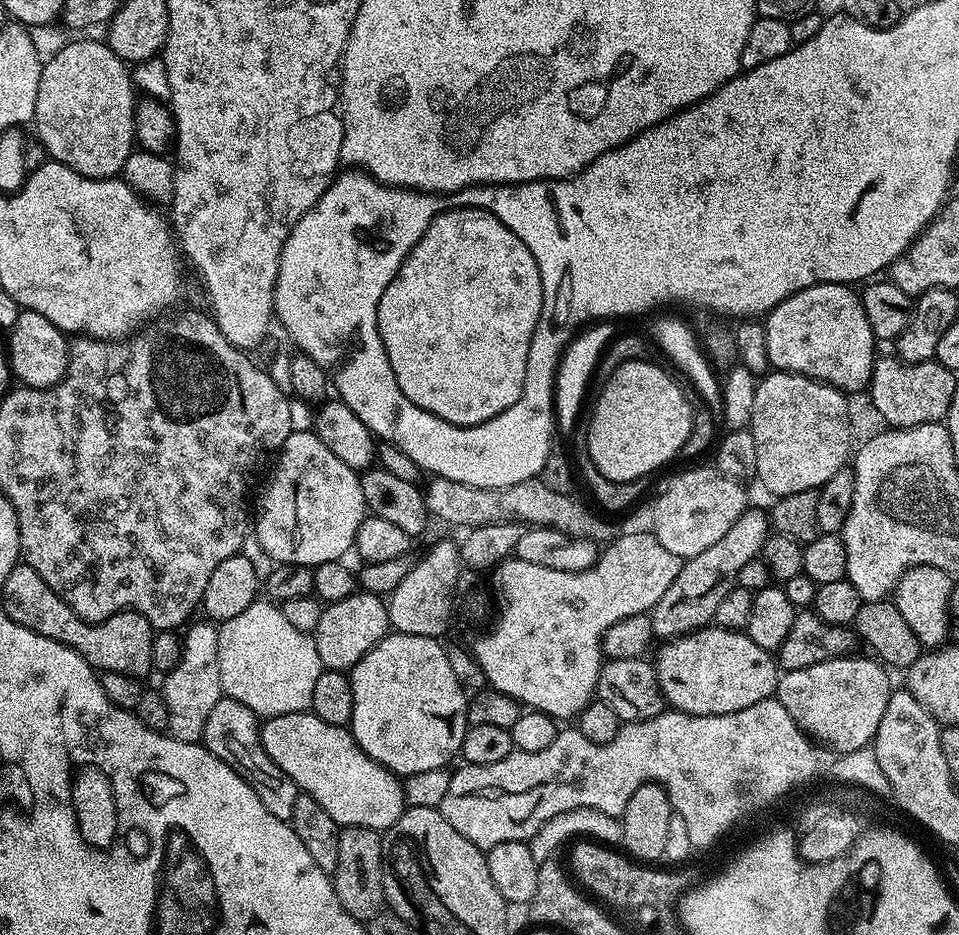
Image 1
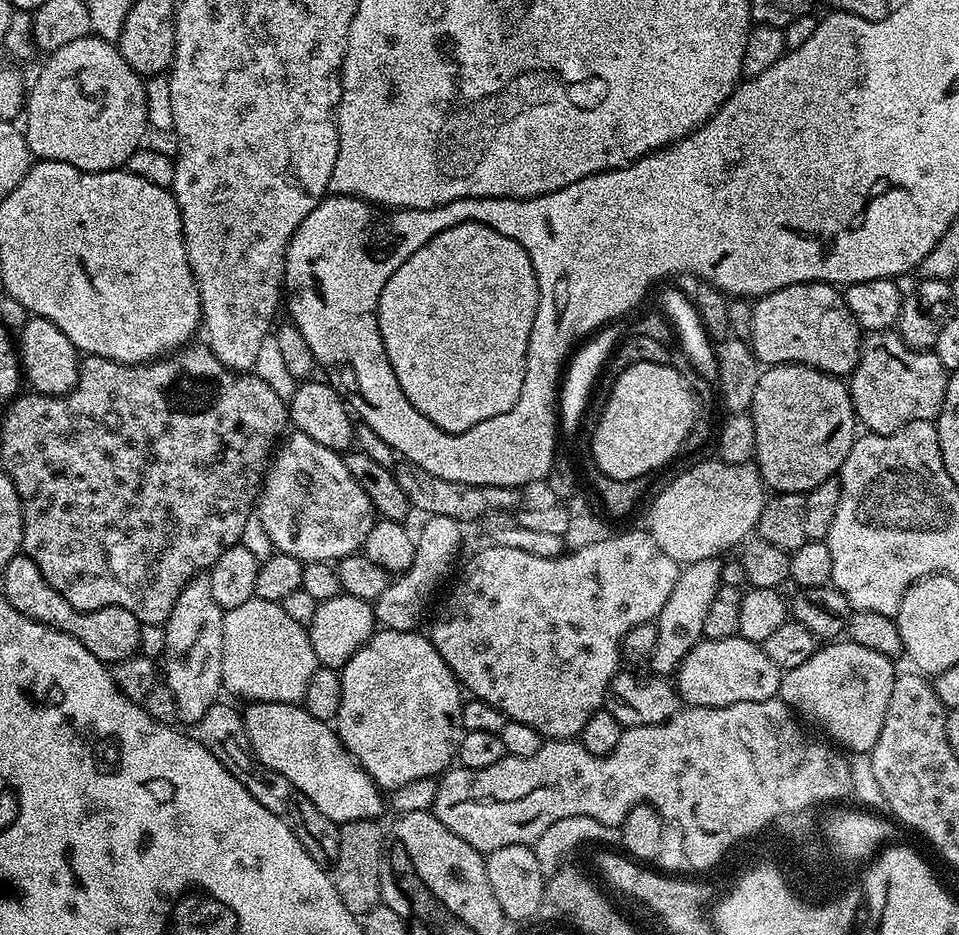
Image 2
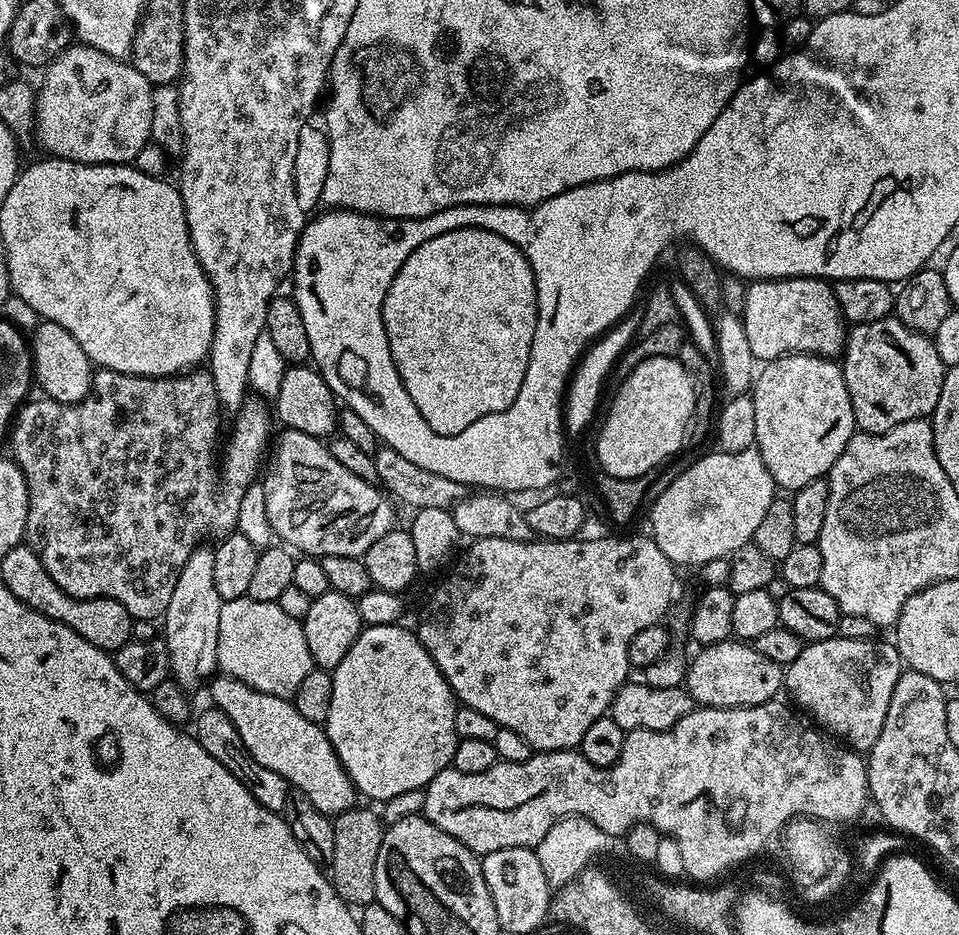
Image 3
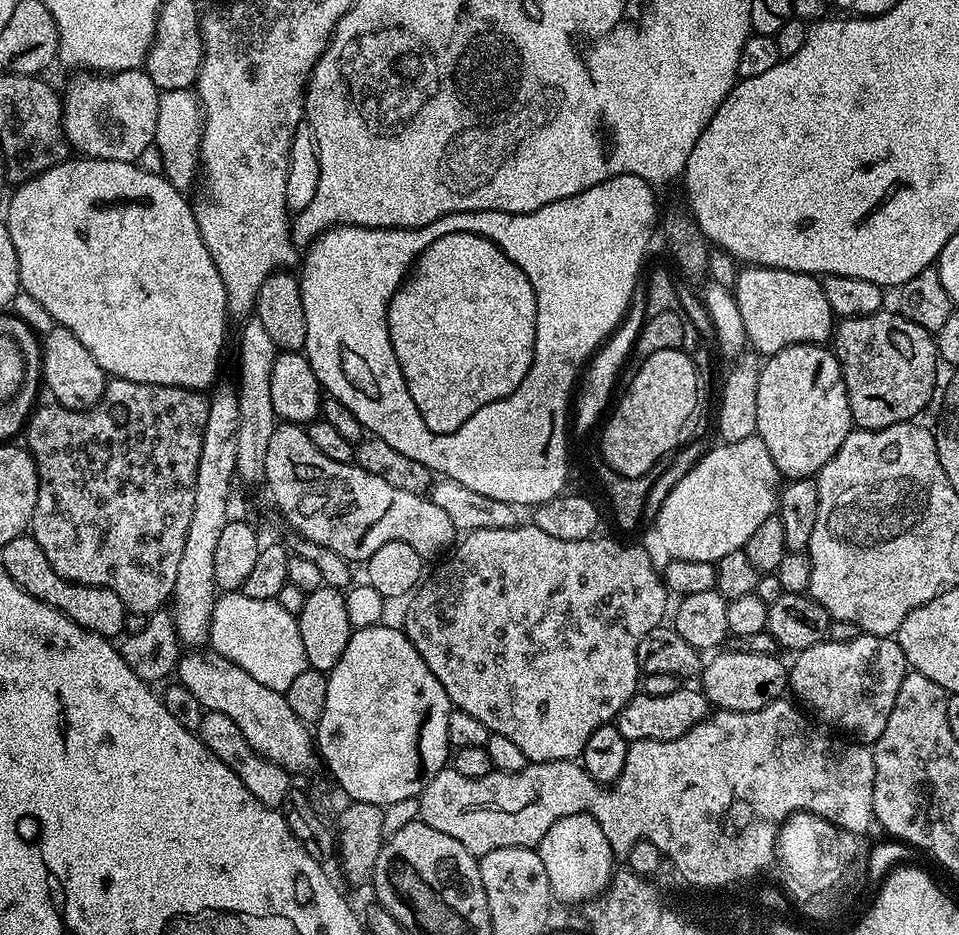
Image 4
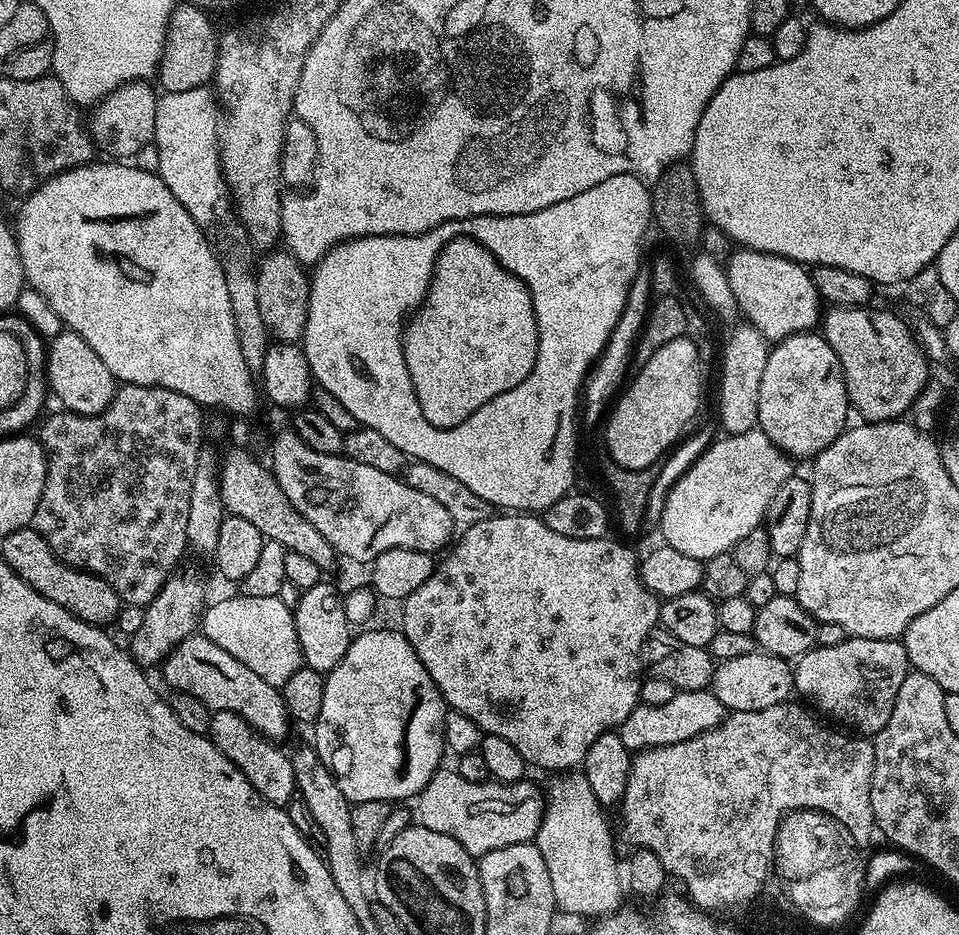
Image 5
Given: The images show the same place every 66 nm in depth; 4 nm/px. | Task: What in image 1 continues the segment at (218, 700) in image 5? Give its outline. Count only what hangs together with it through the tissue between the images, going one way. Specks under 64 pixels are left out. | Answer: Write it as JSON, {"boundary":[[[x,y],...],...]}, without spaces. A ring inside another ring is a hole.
{"boundary":[[[309,710],[269,716],[259,725],[259,729],[260,741],[266,754],[270,754],[276,765],[295,782],[297,789],[303,795],[314,798],[314,802],[318,802],[318,806],[322,806],[322,810],[326,810],[326,814],[330,814],[336,824],[387,830],[394,826],[394,822],[398,822],[398,818],[404,813],[406,803],[401,777],[367,756],[347,727],[339,728],[330,722],[322,722],[322,718]]]}

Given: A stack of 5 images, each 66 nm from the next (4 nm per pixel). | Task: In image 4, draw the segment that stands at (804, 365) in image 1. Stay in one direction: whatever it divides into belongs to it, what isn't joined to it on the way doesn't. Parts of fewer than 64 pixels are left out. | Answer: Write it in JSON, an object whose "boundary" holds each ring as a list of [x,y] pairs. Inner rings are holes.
{"boundary":[[[744,266],[737,274],[734,295],[738,302],[738,310],[742,310],[742,322],[746,326],[748,344],[756,347],[757,353],[765,352],[765,357],[769,358],[784,347],[795,344],[823,345],[833,339],[834,313],[830,310],[830,302],[826,302],[826,294],[822,290],[820,280],[811,272]]]}

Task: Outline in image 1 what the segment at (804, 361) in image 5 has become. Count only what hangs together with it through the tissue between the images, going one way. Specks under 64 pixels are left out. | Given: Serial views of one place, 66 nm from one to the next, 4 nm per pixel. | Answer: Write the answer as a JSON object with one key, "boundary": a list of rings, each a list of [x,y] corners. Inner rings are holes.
{"boundary":[[[774,370],[757,383],[748,429],[754,434],[754,448],[757,451],[756,480],[772,497],[779,498],[801,493],[802,490],[819,489],[847,465],[852,450],[848,401],[847,395],[840,389],[795,372]]]}

